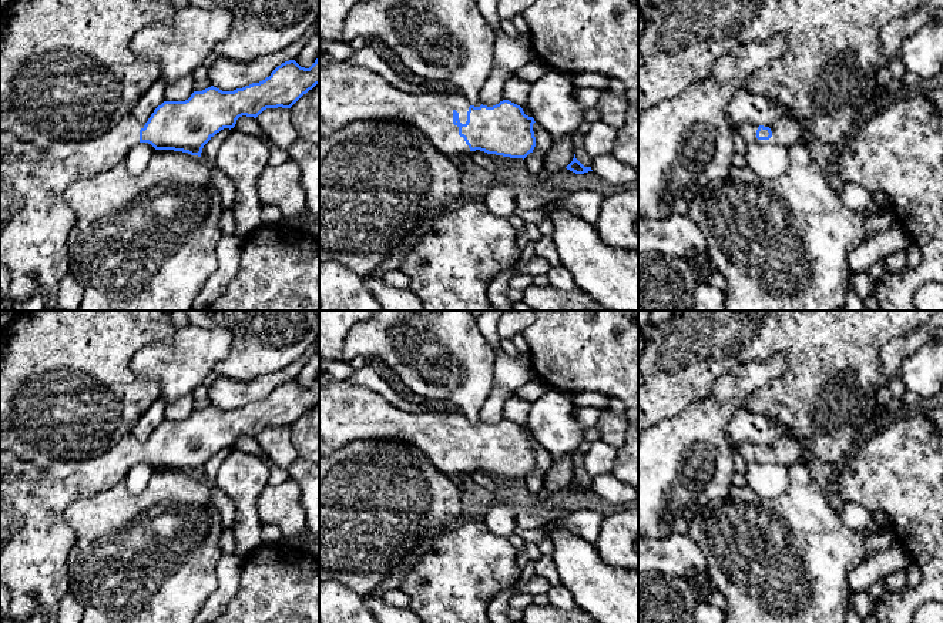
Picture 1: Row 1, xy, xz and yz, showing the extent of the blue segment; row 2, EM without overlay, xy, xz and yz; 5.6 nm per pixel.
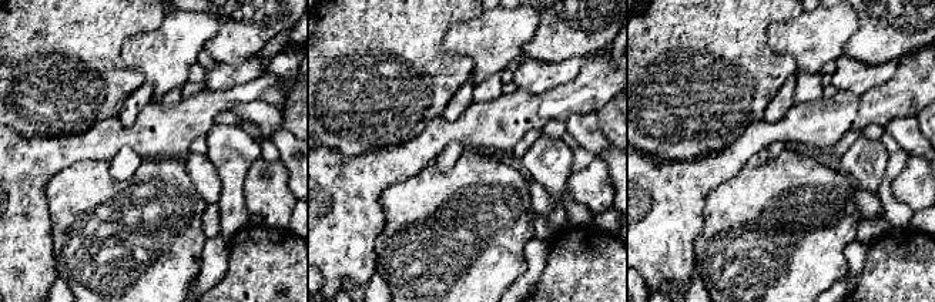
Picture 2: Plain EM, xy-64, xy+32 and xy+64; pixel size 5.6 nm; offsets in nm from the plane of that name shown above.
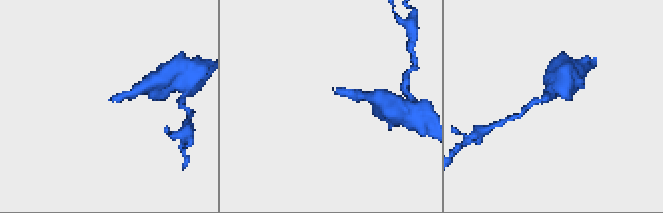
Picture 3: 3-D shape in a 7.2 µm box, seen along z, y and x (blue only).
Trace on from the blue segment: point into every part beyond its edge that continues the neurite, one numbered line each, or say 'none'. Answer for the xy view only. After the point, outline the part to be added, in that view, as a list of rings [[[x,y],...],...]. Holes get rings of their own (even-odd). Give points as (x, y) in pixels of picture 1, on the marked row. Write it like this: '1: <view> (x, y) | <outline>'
1: xy (34, 218) | [[[128,114],[105,134],[83,141],[53,143],[43,150],[16,138],[11,133],[0,131],[0,265],[10,272],[10,295],[14,302],[27,302],[47,288],[58,287],[70,274],[67,237],[74,227],[75,215],[66,202],[66,190],[77,178],[94,175],[124,163],[127,154],[140,144],[140,130],[144,125]]]

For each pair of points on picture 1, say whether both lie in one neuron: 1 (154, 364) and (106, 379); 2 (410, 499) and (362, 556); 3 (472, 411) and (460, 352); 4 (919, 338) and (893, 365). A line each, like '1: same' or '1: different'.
1: different
2: same
3: same
4: same

